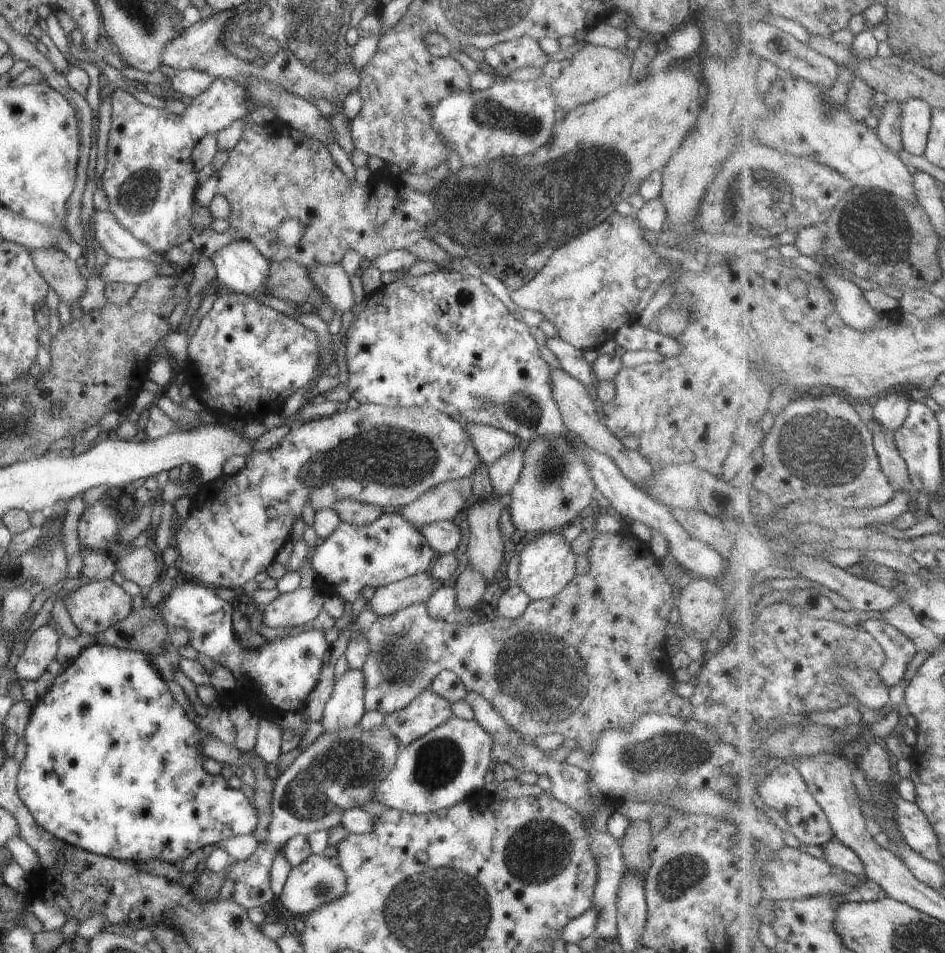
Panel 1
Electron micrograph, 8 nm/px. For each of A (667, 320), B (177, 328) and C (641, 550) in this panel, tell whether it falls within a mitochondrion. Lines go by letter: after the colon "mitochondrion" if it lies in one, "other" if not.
A: mitochondrion
B: other
C: other

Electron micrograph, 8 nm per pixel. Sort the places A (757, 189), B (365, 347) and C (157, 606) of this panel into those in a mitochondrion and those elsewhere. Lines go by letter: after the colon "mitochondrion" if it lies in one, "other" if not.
A: mitochondrion
B: other
C: other

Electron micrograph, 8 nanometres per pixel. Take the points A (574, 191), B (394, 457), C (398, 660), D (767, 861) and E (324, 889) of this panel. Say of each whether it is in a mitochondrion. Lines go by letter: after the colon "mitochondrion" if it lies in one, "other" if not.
A: mitochondrion
B: mitochondrion
C: mitochondrion
D: other
E: mitochondrion

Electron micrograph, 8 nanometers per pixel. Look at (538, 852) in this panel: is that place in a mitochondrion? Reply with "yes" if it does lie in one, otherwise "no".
yes

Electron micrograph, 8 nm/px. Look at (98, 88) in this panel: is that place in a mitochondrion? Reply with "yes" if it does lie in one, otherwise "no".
no

